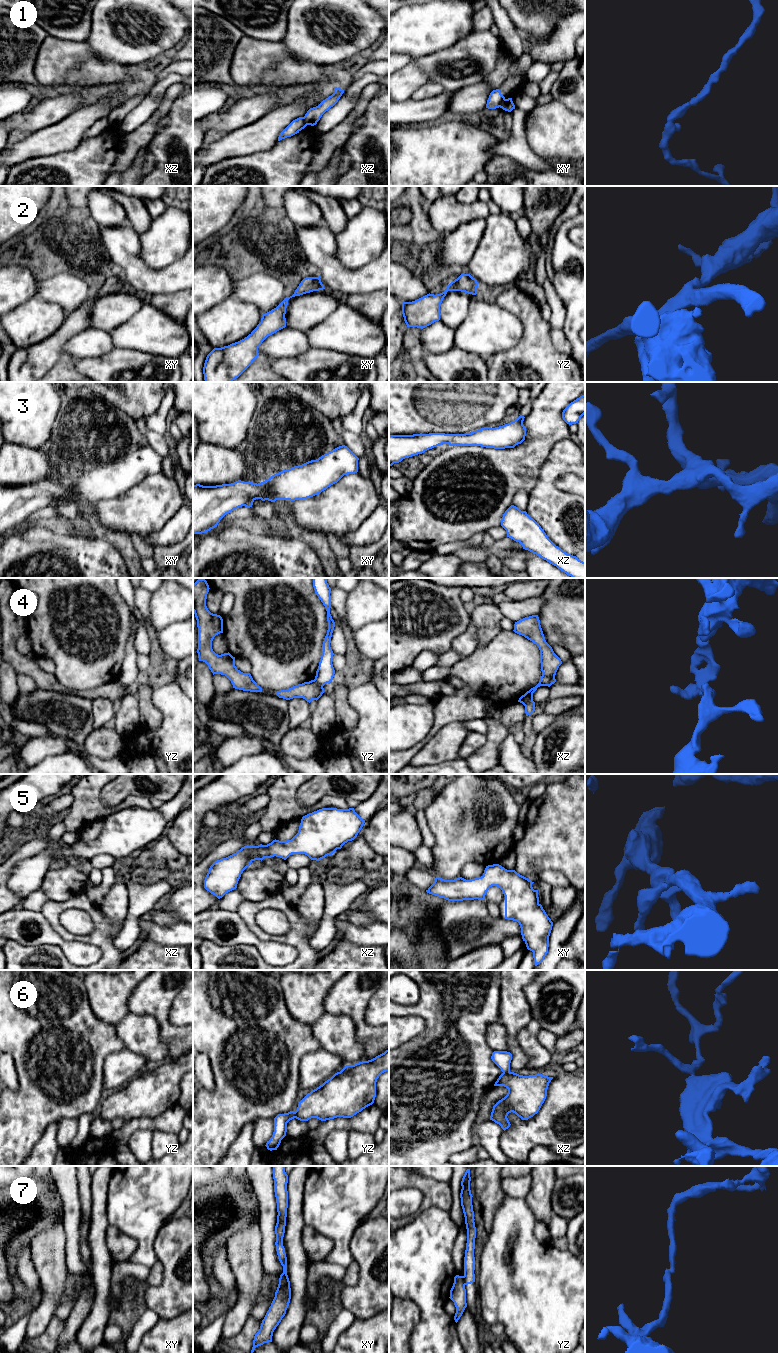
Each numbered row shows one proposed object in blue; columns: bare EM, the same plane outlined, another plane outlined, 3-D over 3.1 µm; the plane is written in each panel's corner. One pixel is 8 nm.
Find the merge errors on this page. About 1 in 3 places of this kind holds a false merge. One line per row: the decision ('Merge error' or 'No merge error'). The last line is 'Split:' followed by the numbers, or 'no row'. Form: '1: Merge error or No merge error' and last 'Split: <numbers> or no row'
1: Merge error
2: No merge error
3: No merge error
4: Merge error
5: No merge error
6: Merge error
7: Merge error
Split: 1, 4, 6, 7

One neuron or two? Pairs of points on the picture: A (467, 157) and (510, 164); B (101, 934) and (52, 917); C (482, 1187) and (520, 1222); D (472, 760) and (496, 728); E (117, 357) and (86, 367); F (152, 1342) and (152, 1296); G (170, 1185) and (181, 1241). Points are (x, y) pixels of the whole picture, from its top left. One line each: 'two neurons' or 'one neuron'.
A: two neurons
B: one neuron
C: two neurons
D: one neuron
E: one neuron
F: two neurons
G: two neurons

